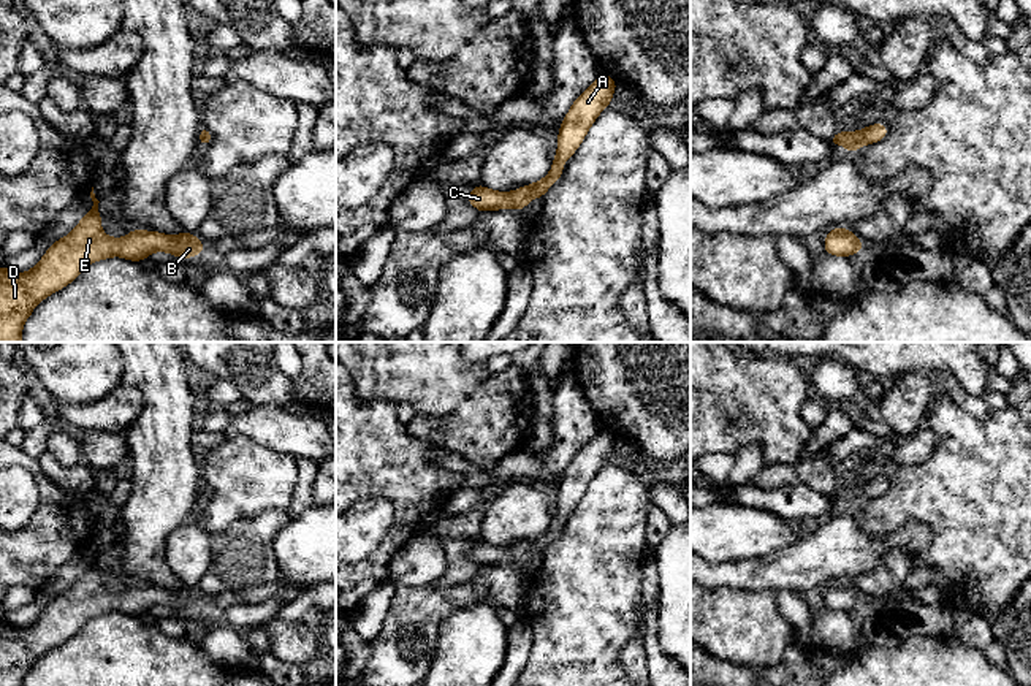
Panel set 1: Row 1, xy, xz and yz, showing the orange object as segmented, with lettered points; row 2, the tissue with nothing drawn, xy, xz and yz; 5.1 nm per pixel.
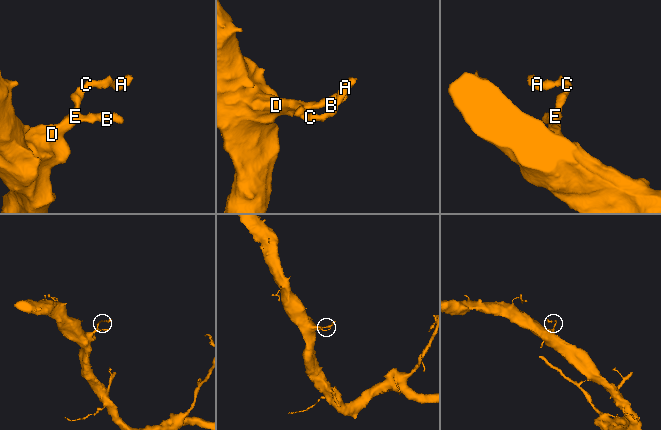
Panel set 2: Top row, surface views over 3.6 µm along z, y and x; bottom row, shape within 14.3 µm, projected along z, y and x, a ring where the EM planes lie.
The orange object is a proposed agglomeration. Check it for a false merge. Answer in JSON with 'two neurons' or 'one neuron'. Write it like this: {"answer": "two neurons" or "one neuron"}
{"answer": "one neuron"}

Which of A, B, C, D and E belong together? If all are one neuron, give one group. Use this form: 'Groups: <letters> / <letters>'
Groups: A B C D E

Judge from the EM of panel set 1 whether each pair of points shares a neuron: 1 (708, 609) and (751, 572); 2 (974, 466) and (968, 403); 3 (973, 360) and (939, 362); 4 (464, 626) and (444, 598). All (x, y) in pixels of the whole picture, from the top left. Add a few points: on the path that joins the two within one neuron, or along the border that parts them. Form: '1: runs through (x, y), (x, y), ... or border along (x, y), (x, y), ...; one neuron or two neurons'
1: border along (707, 586), (768, 591); two neurons
2: border along (941, 388), (977, 417), (992, 412); two neurons
3: runs through (965, 360), (947, 360); one neuron
4: border along (479, 599), (444, 618), (436, 644); two neurons

